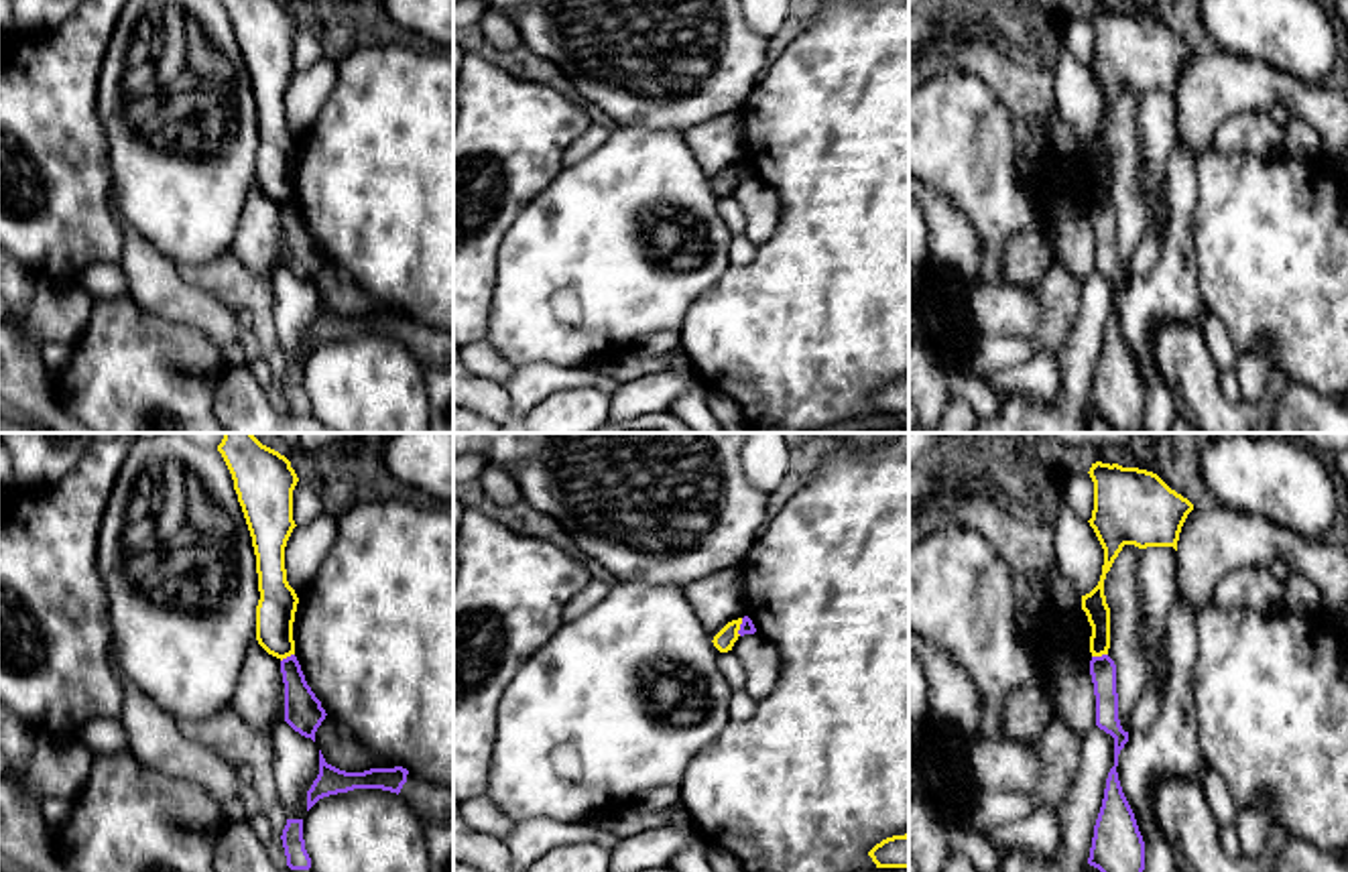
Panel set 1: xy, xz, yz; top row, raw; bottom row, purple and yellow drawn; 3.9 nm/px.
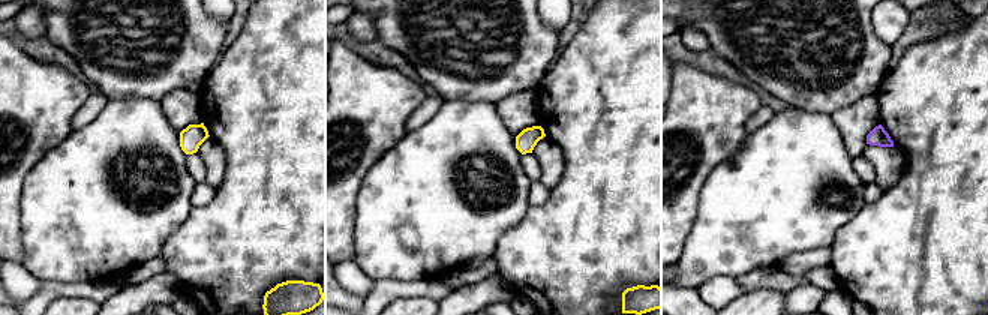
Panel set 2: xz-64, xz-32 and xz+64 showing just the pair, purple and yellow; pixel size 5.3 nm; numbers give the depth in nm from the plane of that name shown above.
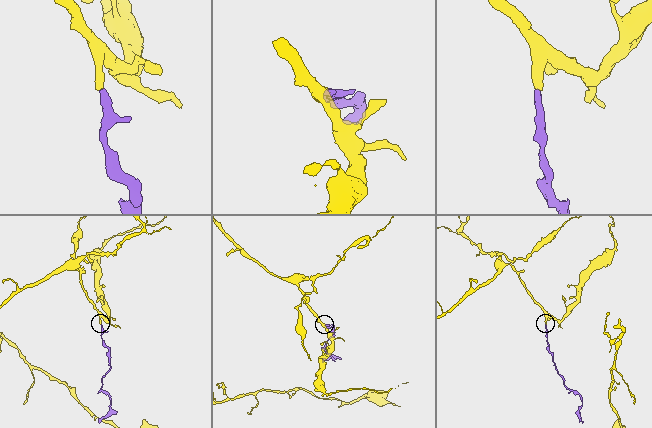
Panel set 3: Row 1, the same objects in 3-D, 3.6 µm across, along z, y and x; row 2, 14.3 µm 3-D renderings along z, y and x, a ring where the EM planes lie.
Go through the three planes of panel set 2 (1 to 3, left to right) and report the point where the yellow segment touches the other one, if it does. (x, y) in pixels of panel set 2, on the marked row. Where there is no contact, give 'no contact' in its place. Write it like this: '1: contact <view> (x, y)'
1: no contact
2: no contact
3: no contact

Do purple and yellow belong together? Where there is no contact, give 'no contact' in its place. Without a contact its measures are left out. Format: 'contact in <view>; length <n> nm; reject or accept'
contact in yz; length 70 nm; reject

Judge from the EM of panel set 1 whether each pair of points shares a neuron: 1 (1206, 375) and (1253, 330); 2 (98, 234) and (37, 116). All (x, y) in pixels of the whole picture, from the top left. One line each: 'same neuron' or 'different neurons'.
1: different neurons
2: same neuron

